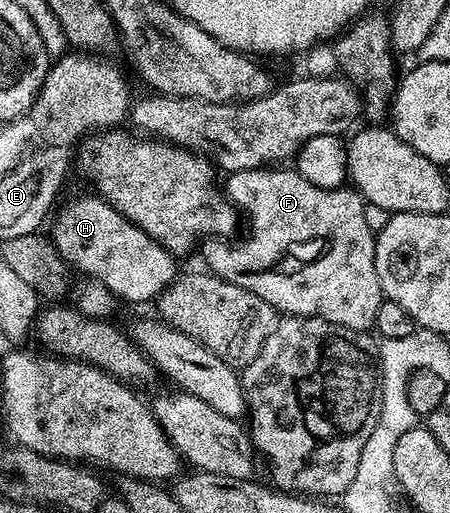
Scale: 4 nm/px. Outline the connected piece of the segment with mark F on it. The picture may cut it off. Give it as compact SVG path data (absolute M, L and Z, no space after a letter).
M257 167L256 169L248 169L247 171L236 171L229 176L230 179L224 183L224 194L235 208L250 222L250 228L246 231L243 239L235 238L233 241L227 241L222 237L210 237L201 244L202 259L205 270L212 275L219 275L224 281L228 281L232 285L240 285L244 289L248 289L248 293L256 293L256 297L260 297L264 301L268 301L268 305L272 305L274 310L287 315L303 315L304 317L320 317L324 321L332 321L336 325L344 325L344 329L356 329L357 331L369 332L373 328L376 321L376 309L380 309L384 294L380 283L380 277L377 276L376 269L376 249L375 236L376 233L368 227L364 221L364 209L366 203L357 190L351 189L349 186L343 185L333 187L332 189L320 189L320 185L312 185L312 181L308 181L297 170L278 171L282 169L267 169L265 167Z

